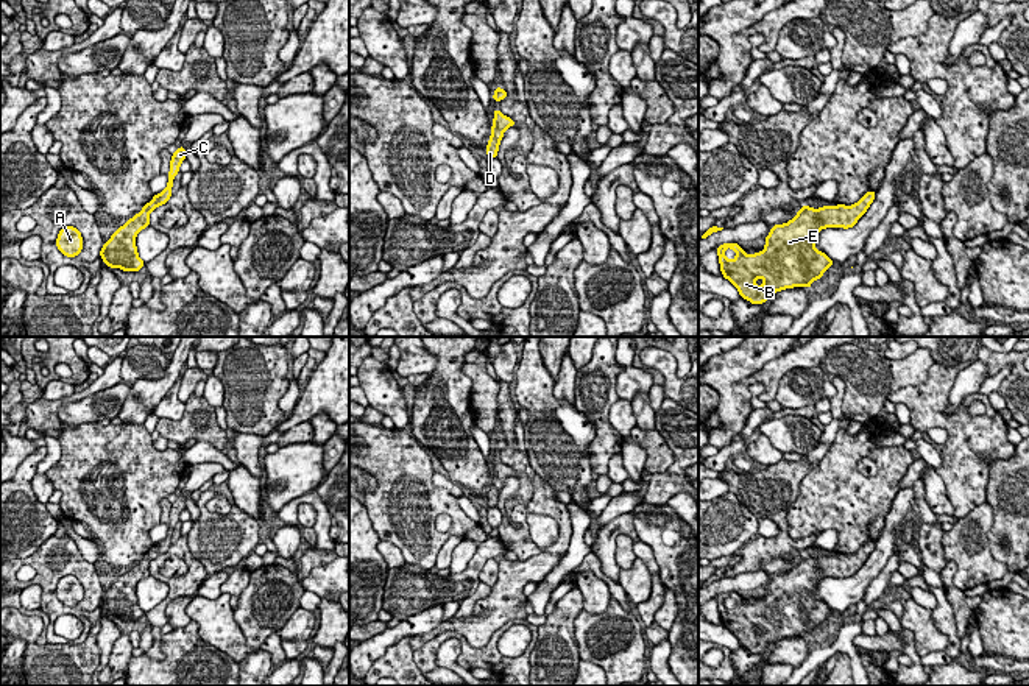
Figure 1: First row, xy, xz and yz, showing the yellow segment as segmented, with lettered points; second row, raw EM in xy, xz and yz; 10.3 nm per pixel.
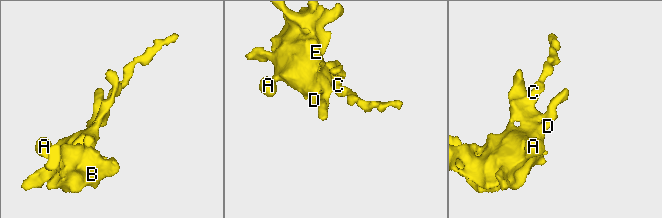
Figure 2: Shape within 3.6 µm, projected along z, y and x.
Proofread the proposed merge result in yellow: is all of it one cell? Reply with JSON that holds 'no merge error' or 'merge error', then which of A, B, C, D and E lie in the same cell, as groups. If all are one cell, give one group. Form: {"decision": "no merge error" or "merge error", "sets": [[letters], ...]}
{"decision": "no merge error", "sets": [["A", "B", "C", "D", "E"]]}

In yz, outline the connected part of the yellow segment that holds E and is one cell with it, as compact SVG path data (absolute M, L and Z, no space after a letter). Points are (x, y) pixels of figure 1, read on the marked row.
M868 190L856 204L822 206L812 209L803 206L798 214L784 225L772 226L764 239L764 249L747 254L737 243L723 243L717 246L720 271L739 292L741 298L751 304L764 304L770 295L794 287L808 287L823 276L834 260L815 248L815 239L825 228L853 228L873 203L876 192Z

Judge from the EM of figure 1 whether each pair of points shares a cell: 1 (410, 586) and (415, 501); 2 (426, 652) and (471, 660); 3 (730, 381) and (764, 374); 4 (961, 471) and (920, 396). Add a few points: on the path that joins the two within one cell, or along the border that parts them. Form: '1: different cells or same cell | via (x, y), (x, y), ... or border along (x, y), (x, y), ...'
1: different cells | border along (406, 562), (434, 569)
2: same cell | via (440, 640), (446, 635), (456, 635), (466, 646)
3: different cells | border along (777, 357), (741, 382)
4: same cell | via (961, 452), (961, 437), (939, 415)

